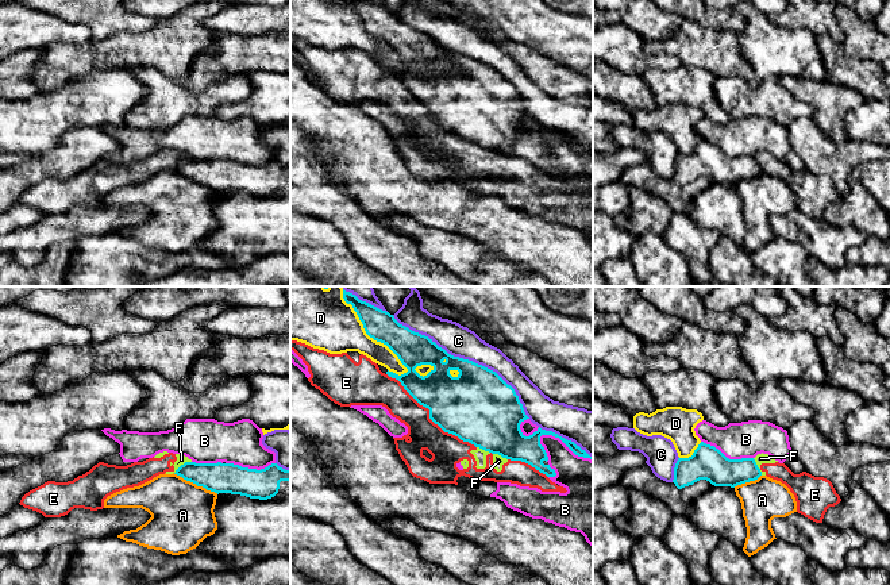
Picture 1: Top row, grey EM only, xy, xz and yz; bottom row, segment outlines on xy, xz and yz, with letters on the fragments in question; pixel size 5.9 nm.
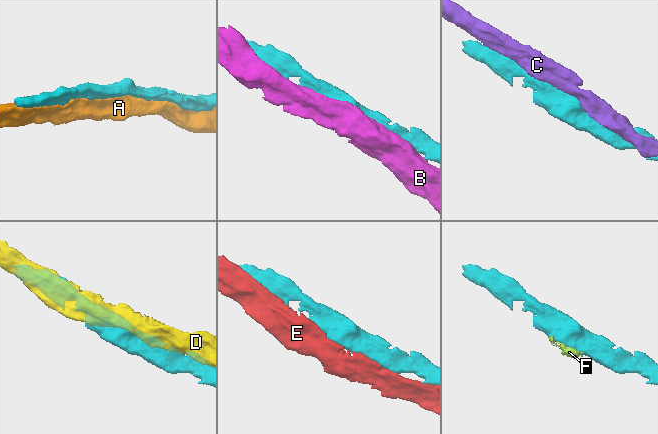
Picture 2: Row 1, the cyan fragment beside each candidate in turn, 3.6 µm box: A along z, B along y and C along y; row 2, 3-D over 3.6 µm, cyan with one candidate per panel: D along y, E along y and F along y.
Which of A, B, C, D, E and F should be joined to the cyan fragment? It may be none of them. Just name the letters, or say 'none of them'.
none of them

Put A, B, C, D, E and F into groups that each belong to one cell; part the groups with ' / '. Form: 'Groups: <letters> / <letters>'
Groups: A / B / C / D / E F

